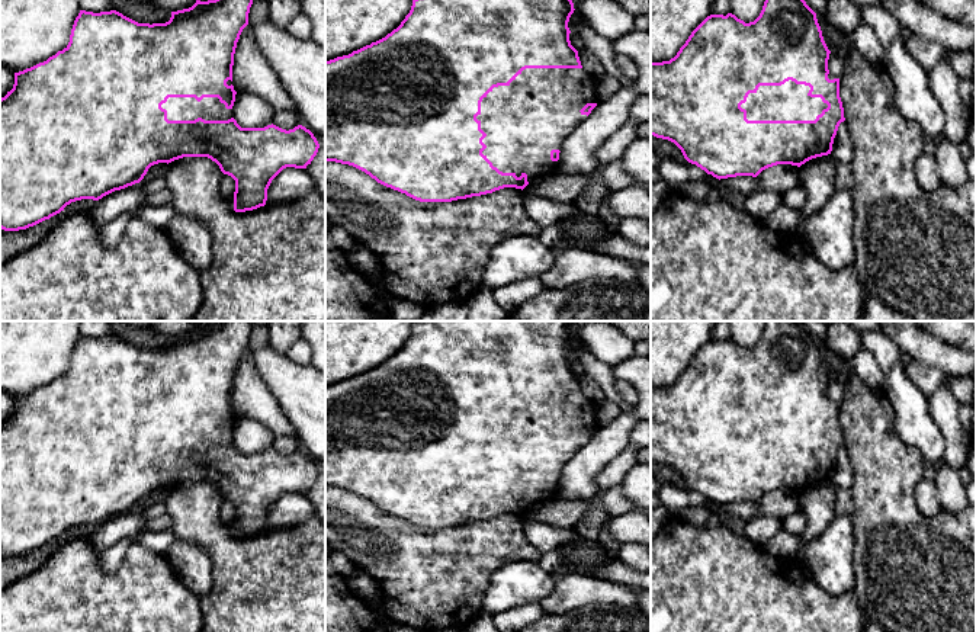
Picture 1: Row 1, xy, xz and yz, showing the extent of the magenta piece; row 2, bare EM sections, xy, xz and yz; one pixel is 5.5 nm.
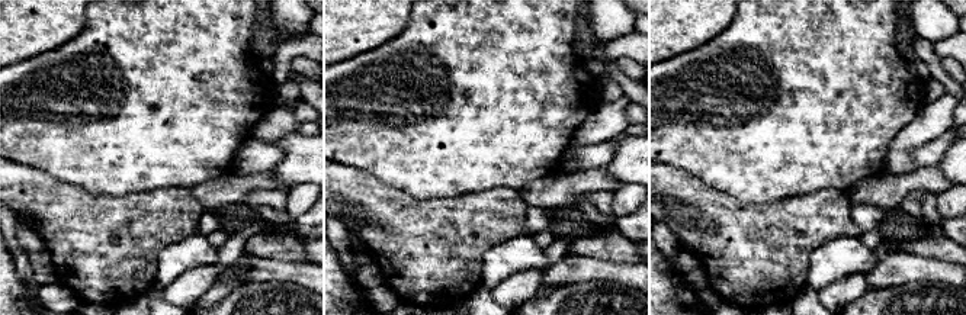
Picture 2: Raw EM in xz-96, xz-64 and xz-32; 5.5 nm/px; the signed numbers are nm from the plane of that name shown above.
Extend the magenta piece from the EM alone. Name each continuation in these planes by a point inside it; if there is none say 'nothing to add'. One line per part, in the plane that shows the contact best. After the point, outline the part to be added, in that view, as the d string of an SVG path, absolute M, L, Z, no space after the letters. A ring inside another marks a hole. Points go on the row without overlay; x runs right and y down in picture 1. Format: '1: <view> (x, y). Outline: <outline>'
1: xz (525, 446). Outline: M526 394L508 411L494 413L481 427L481 439L476 445L487 459L482 468L487 474L482 479L503 498L527 500L527 507L556 497L558 487L550 485L550 477L559 475L564 466L585 446L580 436L587 429L598 429L598 401L582 394Z

